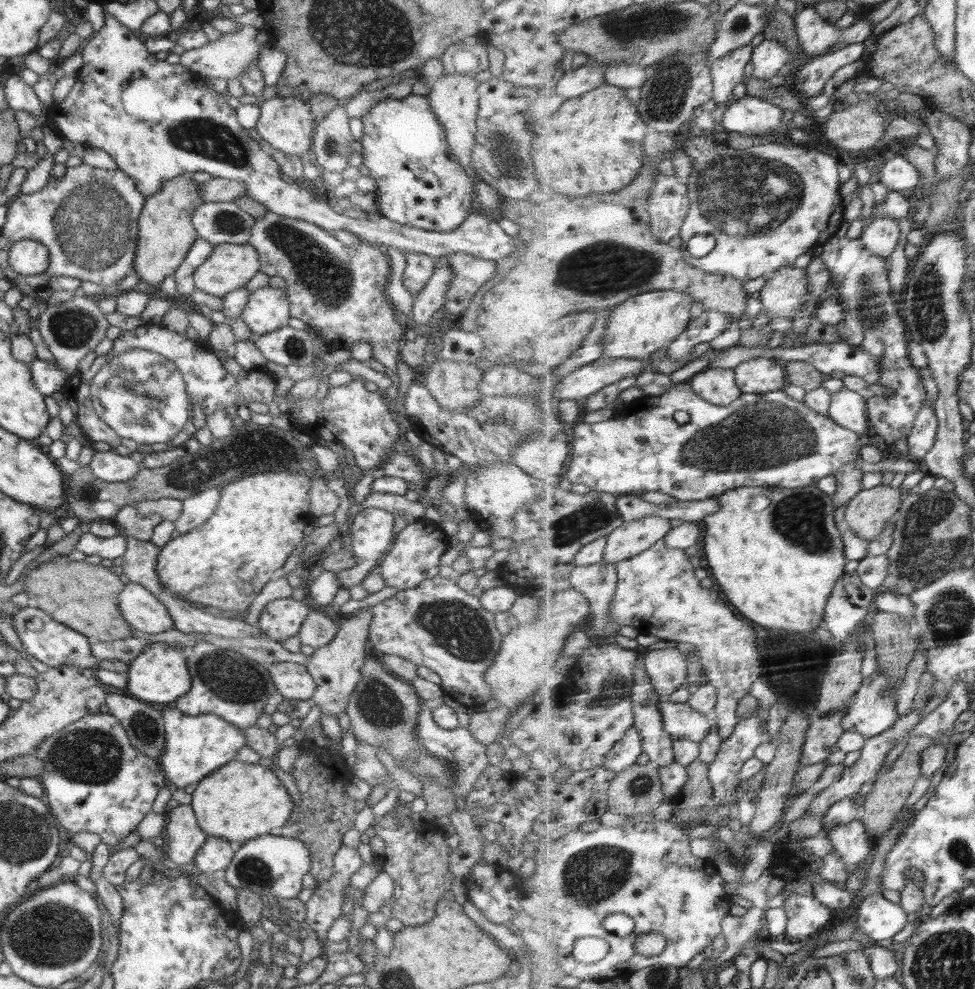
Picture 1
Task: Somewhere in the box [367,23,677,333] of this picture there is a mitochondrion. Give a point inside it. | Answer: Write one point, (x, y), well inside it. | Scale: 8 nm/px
(599, 272)

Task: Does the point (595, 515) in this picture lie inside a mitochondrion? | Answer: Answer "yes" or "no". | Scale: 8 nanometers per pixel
yes

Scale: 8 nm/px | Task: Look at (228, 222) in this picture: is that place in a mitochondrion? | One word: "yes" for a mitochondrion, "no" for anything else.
yes

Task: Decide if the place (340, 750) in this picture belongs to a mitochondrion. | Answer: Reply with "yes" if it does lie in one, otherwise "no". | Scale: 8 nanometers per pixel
no

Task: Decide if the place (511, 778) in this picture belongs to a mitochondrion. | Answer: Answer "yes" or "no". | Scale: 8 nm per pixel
no

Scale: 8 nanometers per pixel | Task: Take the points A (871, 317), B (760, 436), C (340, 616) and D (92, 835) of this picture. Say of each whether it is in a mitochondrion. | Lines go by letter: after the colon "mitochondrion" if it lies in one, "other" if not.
A: mitochondrion
B: mitochondrion
C: other
D: other

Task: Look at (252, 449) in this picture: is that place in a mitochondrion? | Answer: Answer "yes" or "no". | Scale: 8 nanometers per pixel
yes

